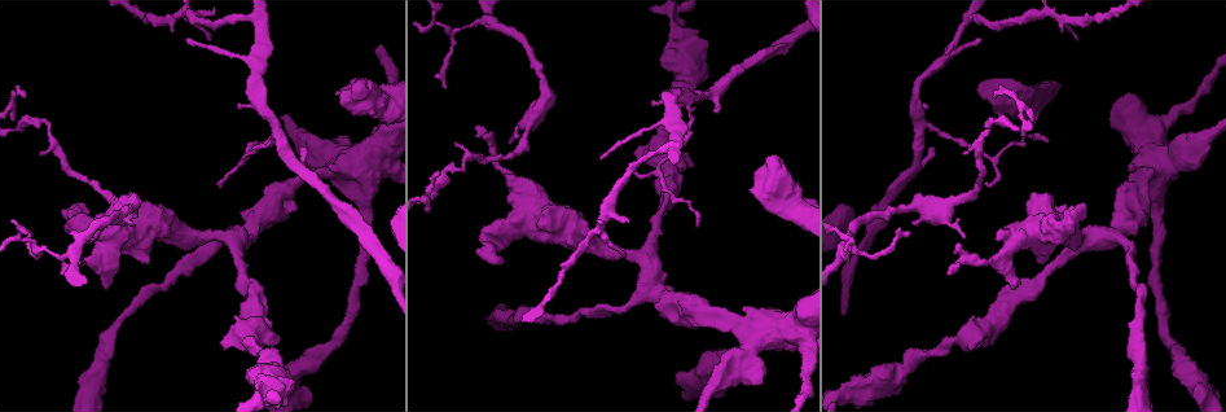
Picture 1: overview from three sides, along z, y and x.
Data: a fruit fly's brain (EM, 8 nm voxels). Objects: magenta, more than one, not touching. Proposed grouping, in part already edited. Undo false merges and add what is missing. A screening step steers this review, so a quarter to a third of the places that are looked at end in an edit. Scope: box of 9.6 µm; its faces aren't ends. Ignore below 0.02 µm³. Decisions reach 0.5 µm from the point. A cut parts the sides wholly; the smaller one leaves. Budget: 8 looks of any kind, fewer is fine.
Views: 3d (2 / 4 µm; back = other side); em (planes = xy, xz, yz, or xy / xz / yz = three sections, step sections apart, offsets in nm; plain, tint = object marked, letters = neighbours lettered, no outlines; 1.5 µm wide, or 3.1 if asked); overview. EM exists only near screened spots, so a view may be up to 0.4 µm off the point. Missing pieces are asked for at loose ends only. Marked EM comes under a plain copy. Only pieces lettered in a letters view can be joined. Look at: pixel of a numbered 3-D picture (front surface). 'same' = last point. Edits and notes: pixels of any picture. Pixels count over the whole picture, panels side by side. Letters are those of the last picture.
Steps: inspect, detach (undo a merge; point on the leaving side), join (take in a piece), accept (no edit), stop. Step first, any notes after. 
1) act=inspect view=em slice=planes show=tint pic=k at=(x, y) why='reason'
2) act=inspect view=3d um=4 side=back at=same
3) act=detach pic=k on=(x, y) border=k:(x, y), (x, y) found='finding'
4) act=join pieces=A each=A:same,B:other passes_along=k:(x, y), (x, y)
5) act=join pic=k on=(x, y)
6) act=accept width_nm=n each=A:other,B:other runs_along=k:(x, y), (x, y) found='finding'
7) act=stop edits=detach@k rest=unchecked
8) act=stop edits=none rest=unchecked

act=inspect view=em slice=planes show=letters pic=1 at=(211, 38) why='tapers out'

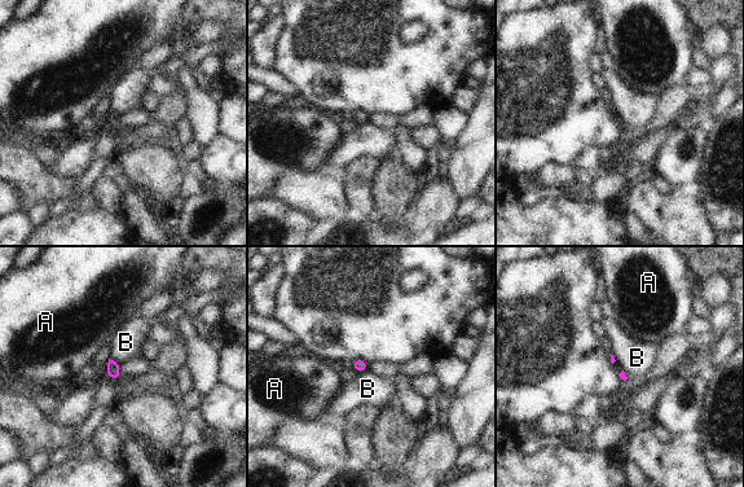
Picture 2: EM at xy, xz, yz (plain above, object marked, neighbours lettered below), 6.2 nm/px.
act=accept longest_contact=B:80nm each=A:other,B:other border=2:(109, 358), (118, 365) found='none of them fits'

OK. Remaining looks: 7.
act=inspect view=3d um=4 pic=1 at=(653, 103) why='free end'

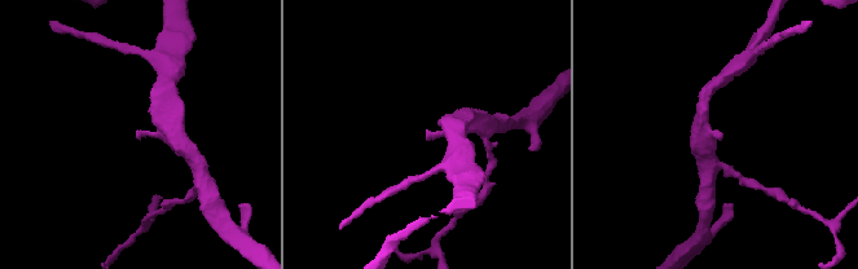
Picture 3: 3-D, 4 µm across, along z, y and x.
act=inspect view=em slice=xz step=4 show=letters pic=3 at=(136, 134) why='need the tissue'

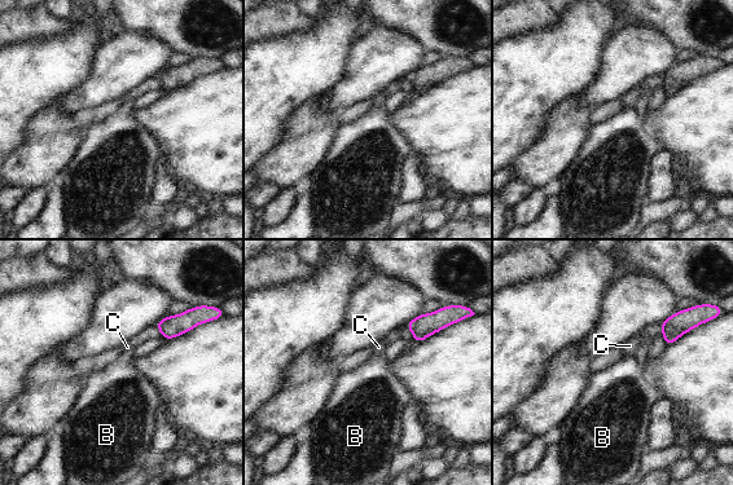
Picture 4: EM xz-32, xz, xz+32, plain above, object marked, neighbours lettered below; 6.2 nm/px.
act=inspect view=em slice=planes show=letters at=same why='cut it another way'

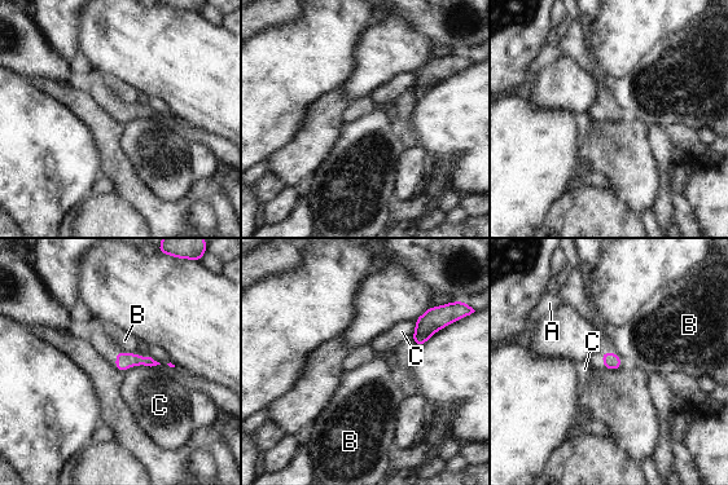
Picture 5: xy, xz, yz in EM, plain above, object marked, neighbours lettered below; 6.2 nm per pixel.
act=accept width_nm=110 longest_contact=C:110nm each=A:other,B:other,C:other found='no lettered piece goes on from it'

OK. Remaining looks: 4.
act=inspect view=em slice=planes show=letters pic=1 at=(994, 122) why='abrupt turn'

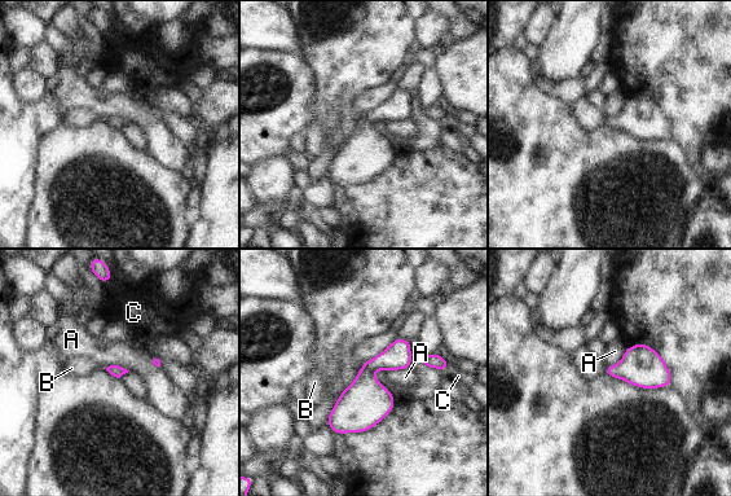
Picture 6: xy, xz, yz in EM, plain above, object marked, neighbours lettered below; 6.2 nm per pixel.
act=accept each=A:other,B:other,C:other found='all the same cell'

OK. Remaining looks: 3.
act=stop edits=none rest=unchecked

